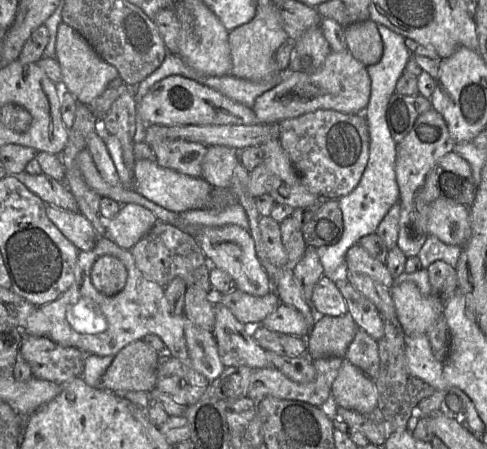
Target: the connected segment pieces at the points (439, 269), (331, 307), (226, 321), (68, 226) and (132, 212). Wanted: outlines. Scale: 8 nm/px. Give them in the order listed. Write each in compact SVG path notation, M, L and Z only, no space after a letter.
M437 260L427 268L431 287L430 295L443 306L458 291L458 279L455 268L448 263Z
M322 276L314 286L312 308L318 316L342 316L348 313L347 303L336 283L326 276Z
M213 296L215 322L212 328L219 357L227 367L248 366L260 369L270 366L266 350L253 338L249 328Z
M47 205L46 215L79 251L91 250L96 245L99 235L79 211L71 212Z
M124 204L118 214L107 221L106 235L121 248L131 250L158 222L155 214L138 204Z

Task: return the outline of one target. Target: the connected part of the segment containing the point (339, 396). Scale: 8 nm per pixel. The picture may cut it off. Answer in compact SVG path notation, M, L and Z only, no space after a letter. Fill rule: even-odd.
M343 358L331 388L331 404L363 415L373 413L377 408L375 381L349 360Z

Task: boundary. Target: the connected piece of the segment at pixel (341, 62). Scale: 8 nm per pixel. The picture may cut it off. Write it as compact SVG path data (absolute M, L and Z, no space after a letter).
M346 49L327 55L323 65L313 73L288 72L272 89L261 94L252 107L261 124L279 124L284 119L298 117L320 109L336 110L345 114L363 113L371 92L367 67Z

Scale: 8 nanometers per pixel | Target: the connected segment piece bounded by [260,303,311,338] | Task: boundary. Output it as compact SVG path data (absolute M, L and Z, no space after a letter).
M279 303L260 325L272 331L305 338L311 330L311 326L300 312L282 303Z

